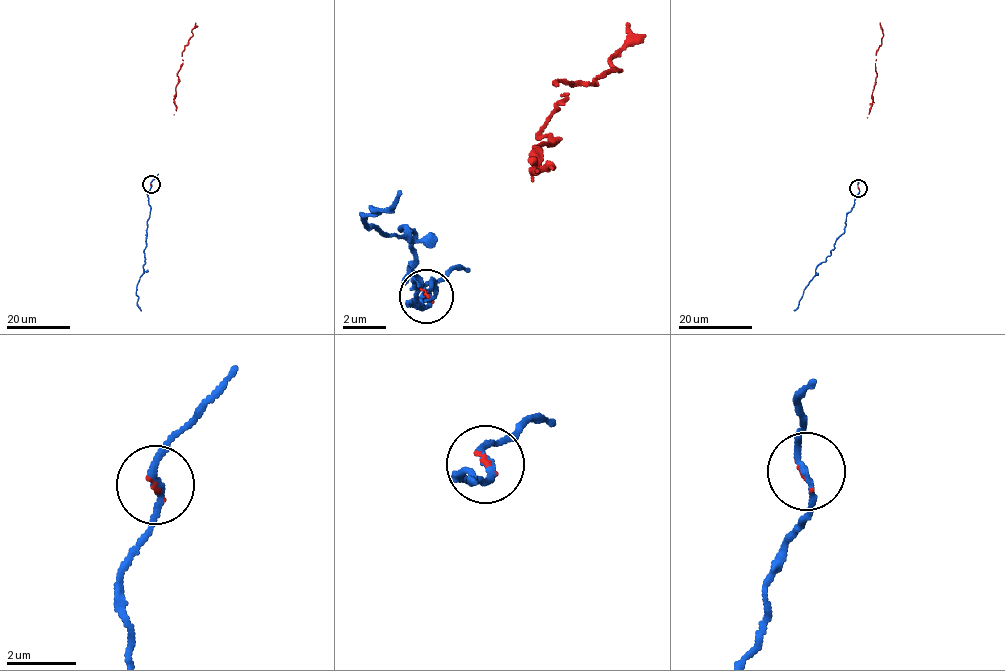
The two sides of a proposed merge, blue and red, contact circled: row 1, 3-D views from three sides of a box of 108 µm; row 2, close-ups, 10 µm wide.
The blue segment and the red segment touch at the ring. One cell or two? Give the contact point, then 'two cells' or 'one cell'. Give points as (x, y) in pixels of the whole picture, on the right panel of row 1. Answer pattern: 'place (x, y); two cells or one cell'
place (858, 188); one cell

